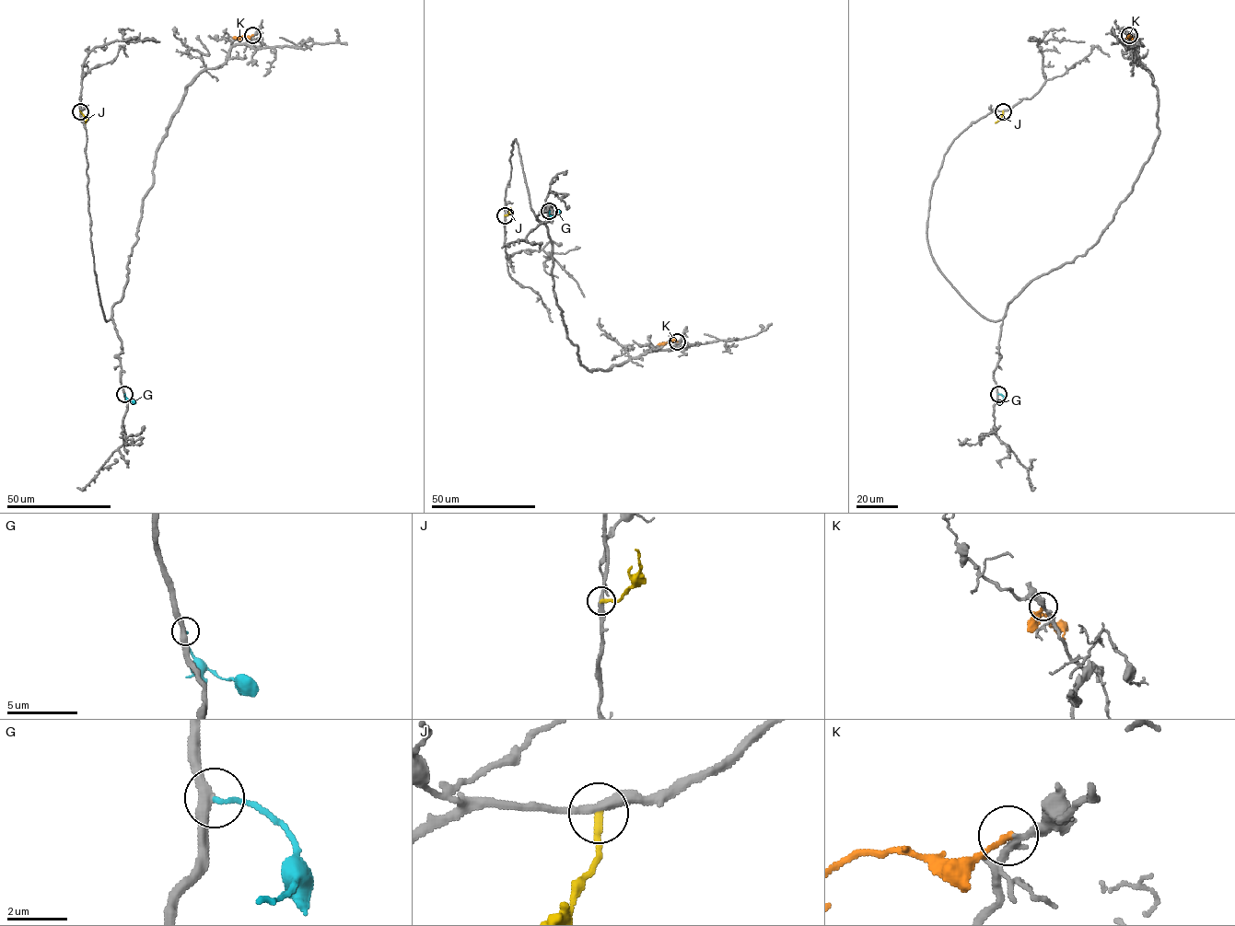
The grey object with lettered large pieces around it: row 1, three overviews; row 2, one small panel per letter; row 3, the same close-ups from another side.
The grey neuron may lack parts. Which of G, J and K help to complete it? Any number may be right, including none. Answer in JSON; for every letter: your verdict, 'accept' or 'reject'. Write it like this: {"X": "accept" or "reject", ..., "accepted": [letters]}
{"G": "accept", "J": "reject", "K": "reject", "accepted": ["G"]}

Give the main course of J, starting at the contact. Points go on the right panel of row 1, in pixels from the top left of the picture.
J: (1003, 111), (995, 122)

